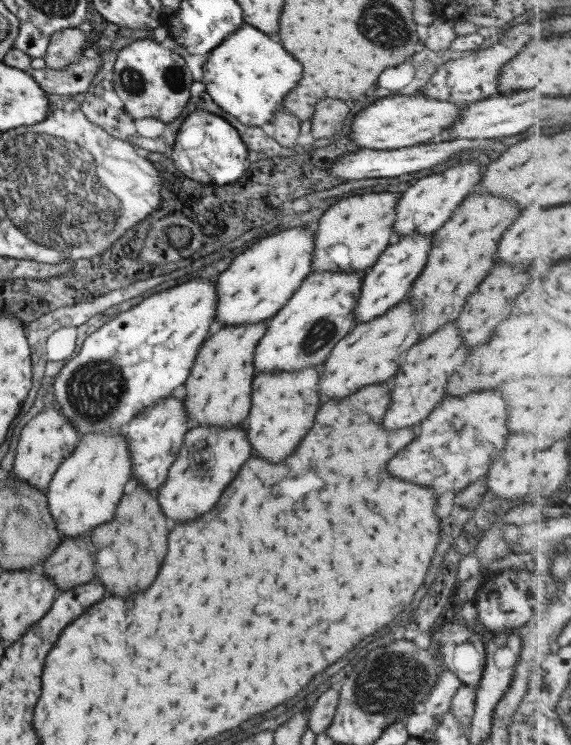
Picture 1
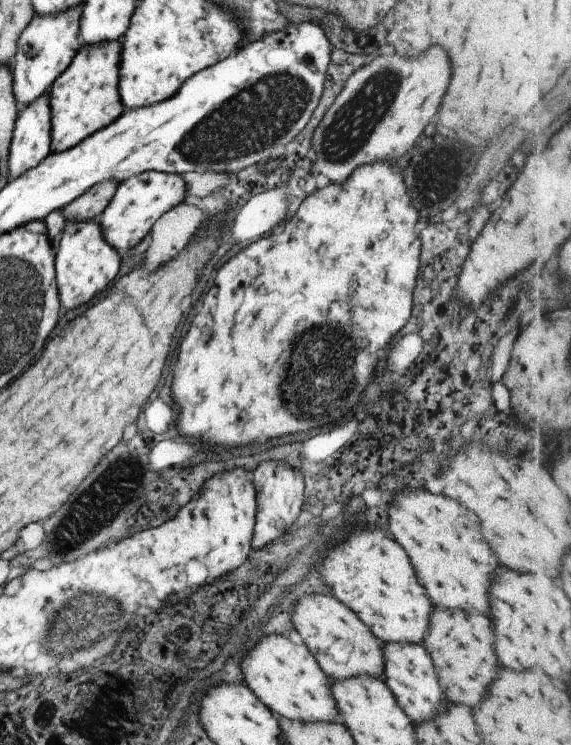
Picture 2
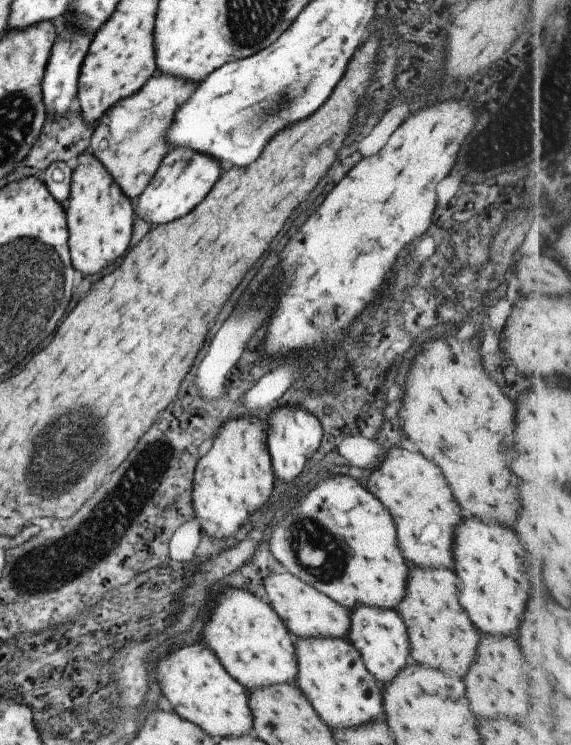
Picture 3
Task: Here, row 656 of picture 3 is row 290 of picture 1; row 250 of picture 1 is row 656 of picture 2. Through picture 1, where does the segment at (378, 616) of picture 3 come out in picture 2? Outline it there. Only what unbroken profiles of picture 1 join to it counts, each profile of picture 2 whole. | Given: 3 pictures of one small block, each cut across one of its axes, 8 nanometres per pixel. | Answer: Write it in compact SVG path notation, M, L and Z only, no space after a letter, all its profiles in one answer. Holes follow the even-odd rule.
M381 643L385 656L383 680L396 697L400 708L411 718L414 724L430 720L444 704L444 694L428 652L420 644Z

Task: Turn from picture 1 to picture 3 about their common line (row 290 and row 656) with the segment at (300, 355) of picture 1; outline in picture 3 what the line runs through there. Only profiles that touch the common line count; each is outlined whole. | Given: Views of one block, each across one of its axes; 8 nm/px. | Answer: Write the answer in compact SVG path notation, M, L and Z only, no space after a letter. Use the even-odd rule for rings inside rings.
M308 637L295 639L298 672L295 684L318 716L332 729L352 728L385 718L382 685L365 667L362 655L348 639Z

